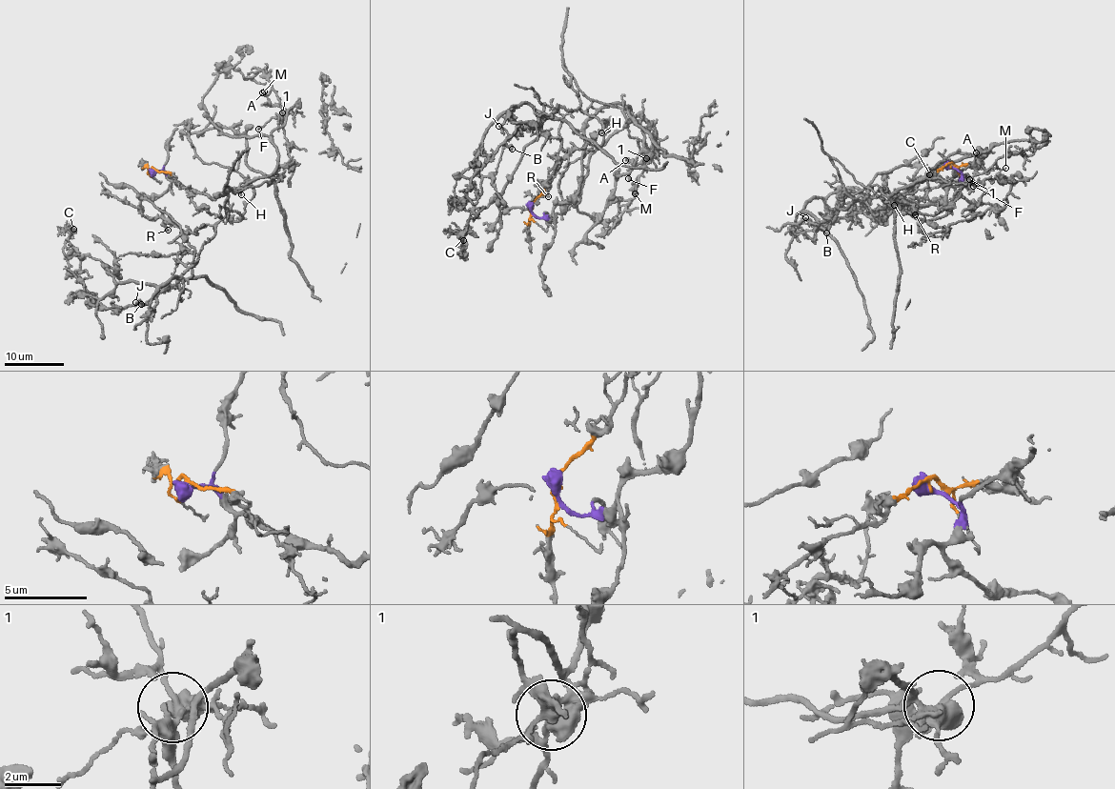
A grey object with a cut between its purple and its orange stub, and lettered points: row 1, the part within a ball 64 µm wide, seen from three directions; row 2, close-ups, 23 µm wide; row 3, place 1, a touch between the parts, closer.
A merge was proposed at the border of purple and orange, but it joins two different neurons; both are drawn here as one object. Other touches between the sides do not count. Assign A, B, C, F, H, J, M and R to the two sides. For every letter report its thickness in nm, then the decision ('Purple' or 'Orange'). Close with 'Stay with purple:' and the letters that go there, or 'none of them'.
A: Thickness 150 nm. Orange
B: Thickness 380 nm. Orange
C: Thickness 140 nm. Orange
F: Thickness 150 nm. Orange
H: Thickness 150 nm. Orange
J: Thickness 130 nm. Orange
M: Thickness 120 nm. Orange
R: Thickness 180 nm. Orange
Stay with purple: none of them

